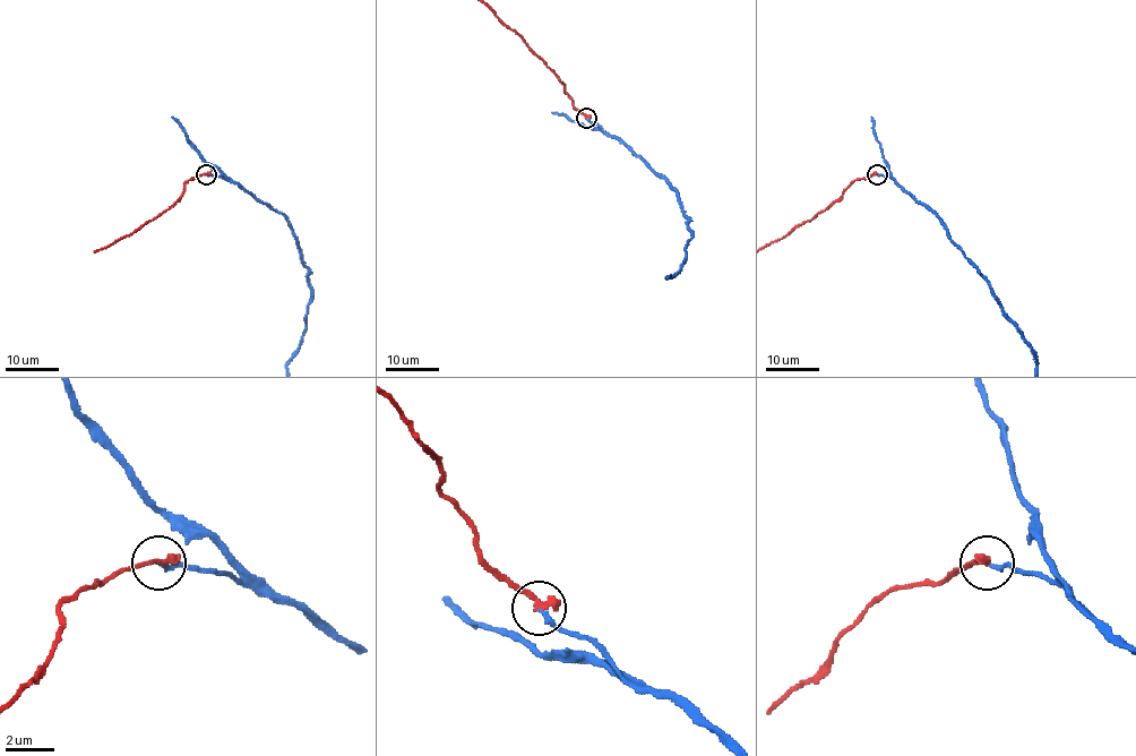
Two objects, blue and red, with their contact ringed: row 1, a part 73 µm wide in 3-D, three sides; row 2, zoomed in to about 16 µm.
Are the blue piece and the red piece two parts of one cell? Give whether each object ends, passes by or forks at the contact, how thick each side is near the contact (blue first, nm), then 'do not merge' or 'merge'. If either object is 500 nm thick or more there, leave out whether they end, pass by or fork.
blue ends; red ends; calibres 170 and 320 nm; merge

